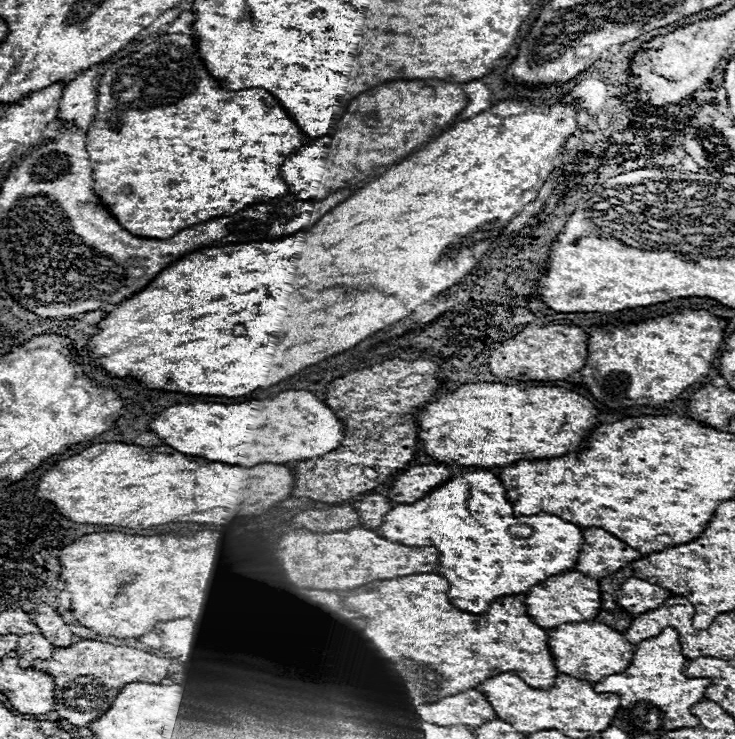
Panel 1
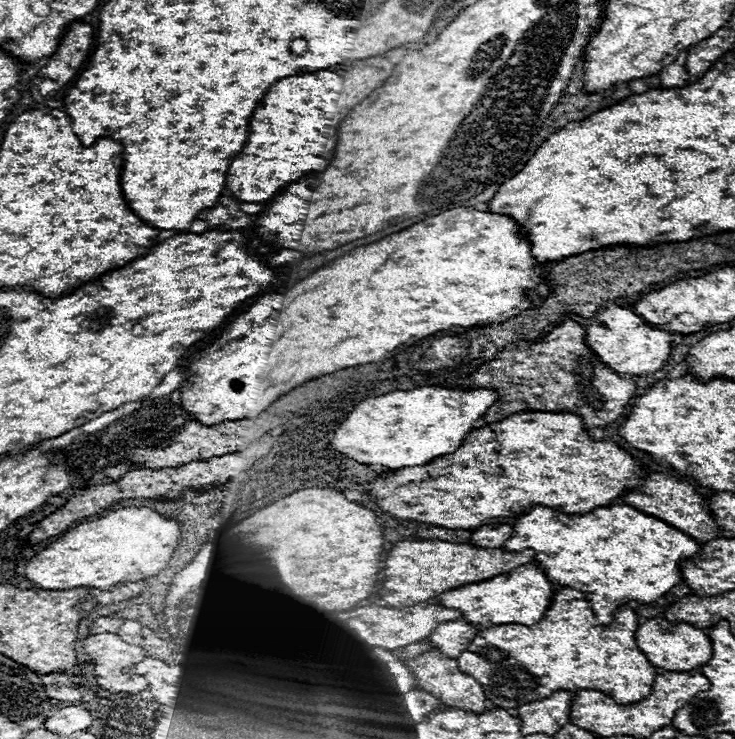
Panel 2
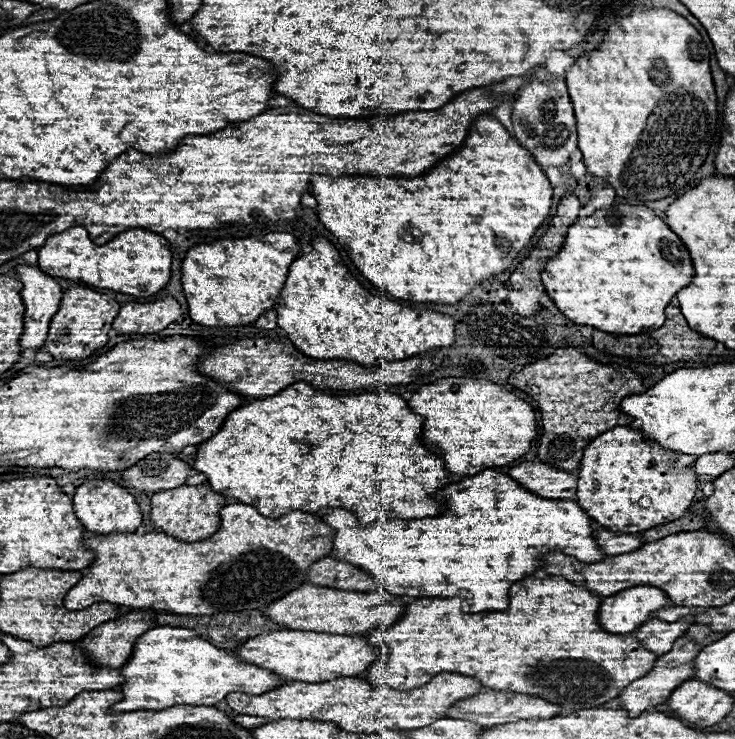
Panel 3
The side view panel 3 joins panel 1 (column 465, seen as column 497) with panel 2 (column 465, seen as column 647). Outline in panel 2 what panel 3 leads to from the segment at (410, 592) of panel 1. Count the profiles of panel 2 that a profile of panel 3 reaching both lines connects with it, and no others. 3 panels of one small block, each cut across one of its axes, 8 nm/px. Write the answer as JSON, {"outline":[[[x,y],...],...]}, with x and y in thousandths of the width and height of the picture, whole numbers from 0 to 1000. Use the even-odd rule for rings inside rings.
{"outline":[[[759,796],[735,842],[727,847],[688,844],[656,853],[620,896],[631,912],[650,920],[661,945],[680,958],[707,958],[756,934],[781,936],[784,931],[814,934],[833,942],[841,953],[857,953],[884,939],[884,926],[893,915],[893,904],[865,874],[865,850],[868,834],[857,823],[838,825],[833,844],[811,847],[800,812],[786,798]]]}

